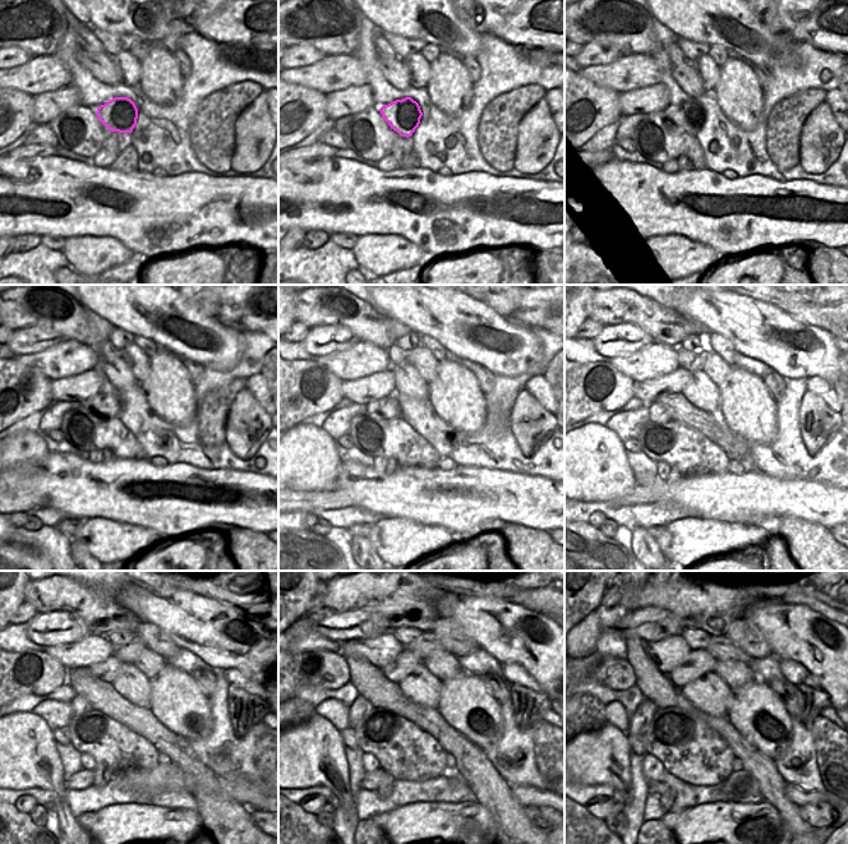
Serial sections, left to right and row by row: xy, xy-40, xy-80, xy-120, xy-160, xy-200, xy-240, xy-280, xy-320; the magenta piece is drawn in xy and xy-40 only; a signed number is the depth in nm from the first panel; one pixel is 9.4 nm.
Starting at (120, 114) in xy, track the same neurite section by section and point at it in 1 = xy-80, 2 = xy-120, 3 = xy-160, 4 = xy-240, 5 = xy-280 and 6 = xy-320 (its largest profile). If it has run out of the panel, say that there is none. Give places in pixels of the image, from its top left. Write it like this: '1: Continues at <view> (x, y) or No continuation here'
1: Continues at xy-80 (690, 115)
2: Continues at xy-120 (105, 404)
3: Continues at xy-160 (388, 406)
4: Continues at xy-240 (79, 705)
5: Continues at xy-280 (360, 708)
6: Continues at xy-320 (645, 710).

